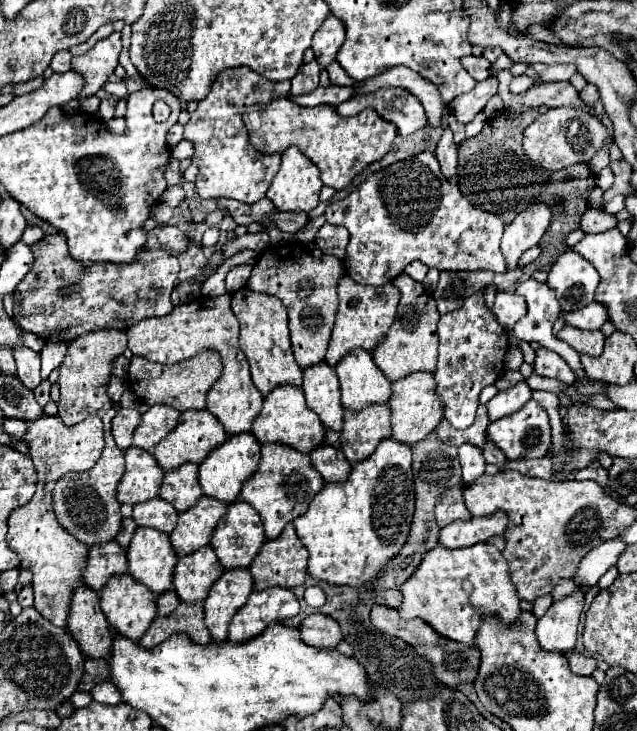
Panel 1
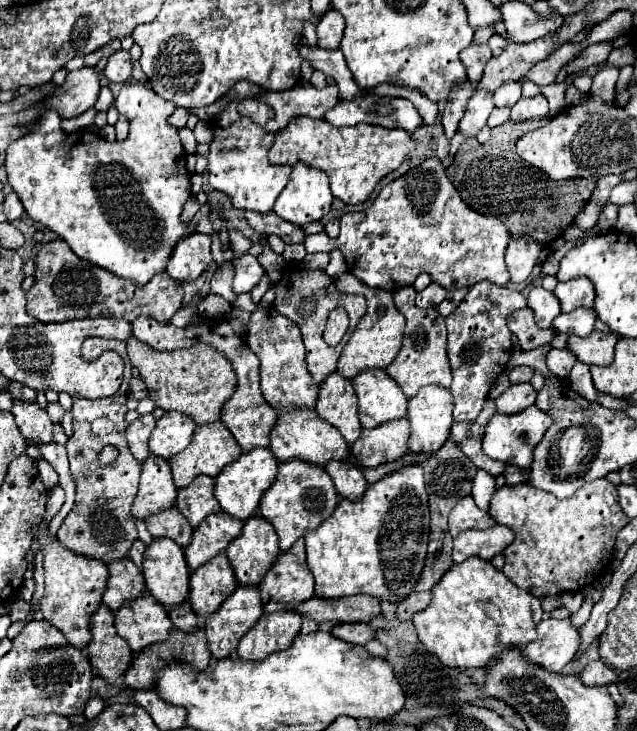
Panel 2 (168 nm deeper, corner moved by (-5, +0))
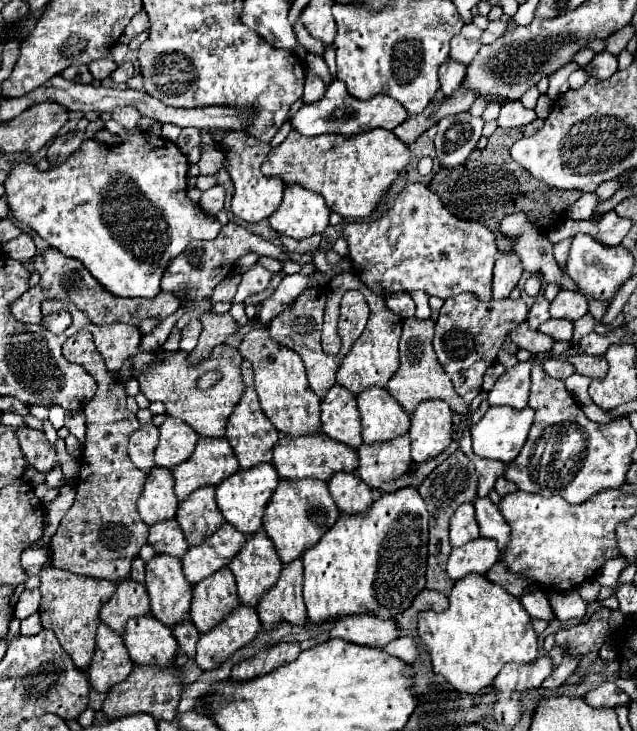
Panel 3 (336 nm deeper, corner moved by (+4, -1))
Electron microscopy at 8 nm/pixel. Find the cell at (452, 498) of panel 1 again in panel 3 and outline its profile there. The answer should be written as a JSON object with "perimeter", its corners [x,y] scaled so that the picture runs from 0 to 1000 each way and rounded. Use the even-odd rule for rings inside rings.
{"perimeter":[[[728,688],[716,696],[706,713],[706,743],[710,748],[725,748],[735,740],[744,740],[754,735],[750,713],[744,710],[744,691]]]}

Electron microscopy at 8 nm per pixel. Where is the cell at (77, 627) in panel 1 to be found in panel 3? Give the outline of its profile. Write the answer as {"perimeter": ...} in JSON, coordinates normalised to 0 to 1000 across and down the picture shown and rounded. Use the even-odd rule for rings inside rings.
{"perimeter":[[[157,852],[151,871],[151,893],[138,918],[141,937],[154,948],[173,945],[182,934],[201,929],[210,907],[198,891],[192,871],[185,871],[170,855]]]}

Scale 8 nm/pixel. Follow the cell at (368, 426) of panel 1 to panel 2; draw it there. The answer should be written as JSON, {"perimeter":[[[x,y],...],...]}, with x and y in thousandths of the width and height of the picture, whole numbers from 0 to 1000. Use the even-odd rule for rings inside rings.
{"perimeter":[[[626,572],[620,577],[604,577],[601,583],[589,583],[589,588],[567,588],[567,596],[551,610],[554,624],[567,637],[595,637],[611,629],[623,629],[633,618],[639,618],[642,599],[642,577]]]}

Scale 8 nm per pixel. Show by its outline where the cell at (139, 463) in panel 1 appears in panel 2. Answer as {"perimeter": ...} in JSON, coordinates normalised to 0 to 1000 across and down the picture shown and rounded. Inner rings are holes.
{"perimeter":[[[234,624],[221,635],[221,659],[212,687],[206,692],[206,703],[212,709],[228,711],[231,706],[272,692],[275,681],[278,681],[278,665],[272,662],[262,629],[250,624]]]}

